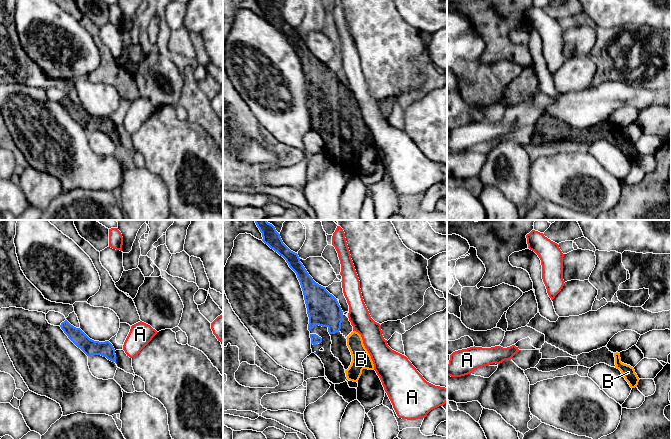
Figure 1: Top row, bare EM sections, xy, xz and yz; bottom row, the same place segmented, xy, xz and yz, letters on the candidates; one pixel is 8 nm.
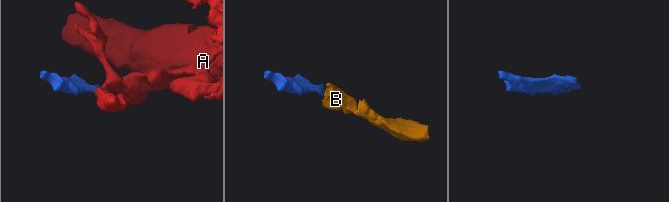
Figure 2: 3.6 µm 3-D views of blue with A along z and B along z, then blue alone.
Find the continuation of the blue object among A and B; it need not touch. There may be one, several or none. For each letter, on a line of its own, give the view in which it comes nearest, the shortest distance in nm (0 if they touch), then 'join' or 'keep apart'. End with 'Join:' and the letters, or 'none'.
A: xz | 50 nm | keep apart
B: xz | 80 nm | join
Join: B

